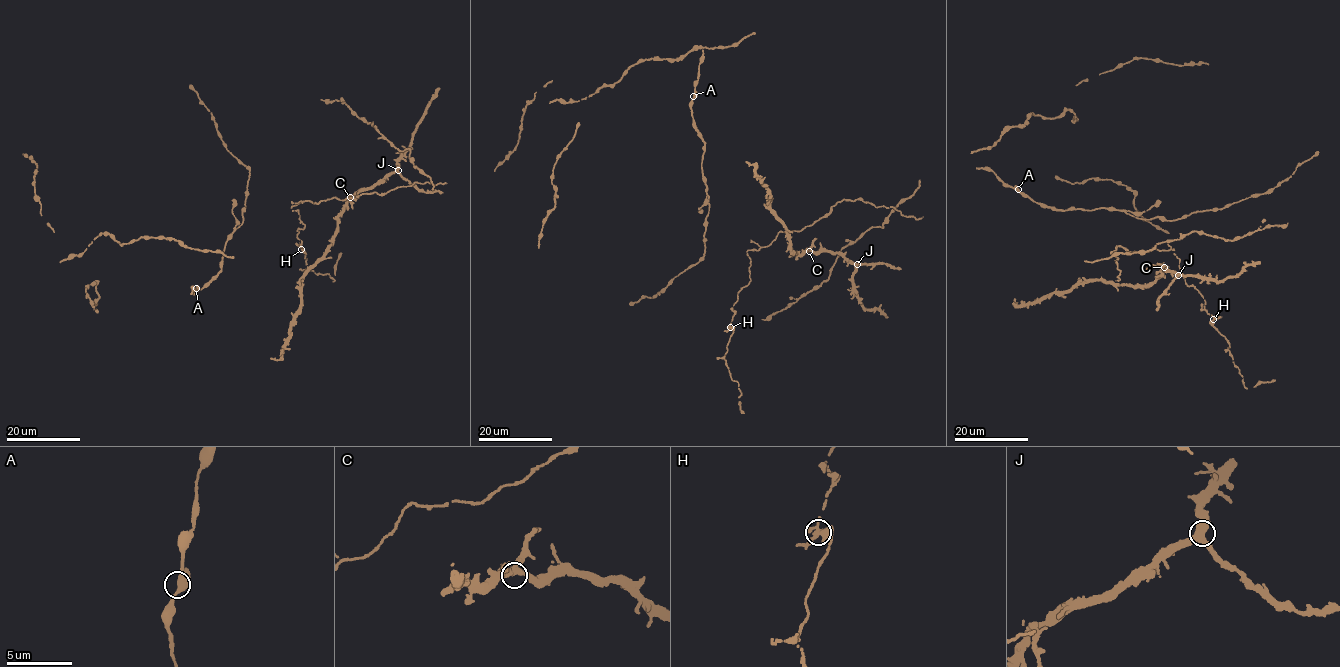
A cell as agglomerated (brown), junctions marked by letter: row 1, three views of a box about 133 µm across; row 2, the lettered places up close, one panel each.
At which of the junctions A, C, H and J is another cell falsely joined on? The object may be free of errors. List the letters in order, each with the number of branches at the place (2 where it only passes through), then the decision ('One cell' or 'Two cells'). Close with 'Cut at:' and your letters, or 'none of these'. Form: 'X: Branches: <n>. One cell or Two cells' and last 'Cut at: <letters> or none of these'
A: Branches: 3. One cell
C: Branches: 4. One cell
H: Branches: 4. Two cells
J: Branches: 3. One cell
Cut at: H

